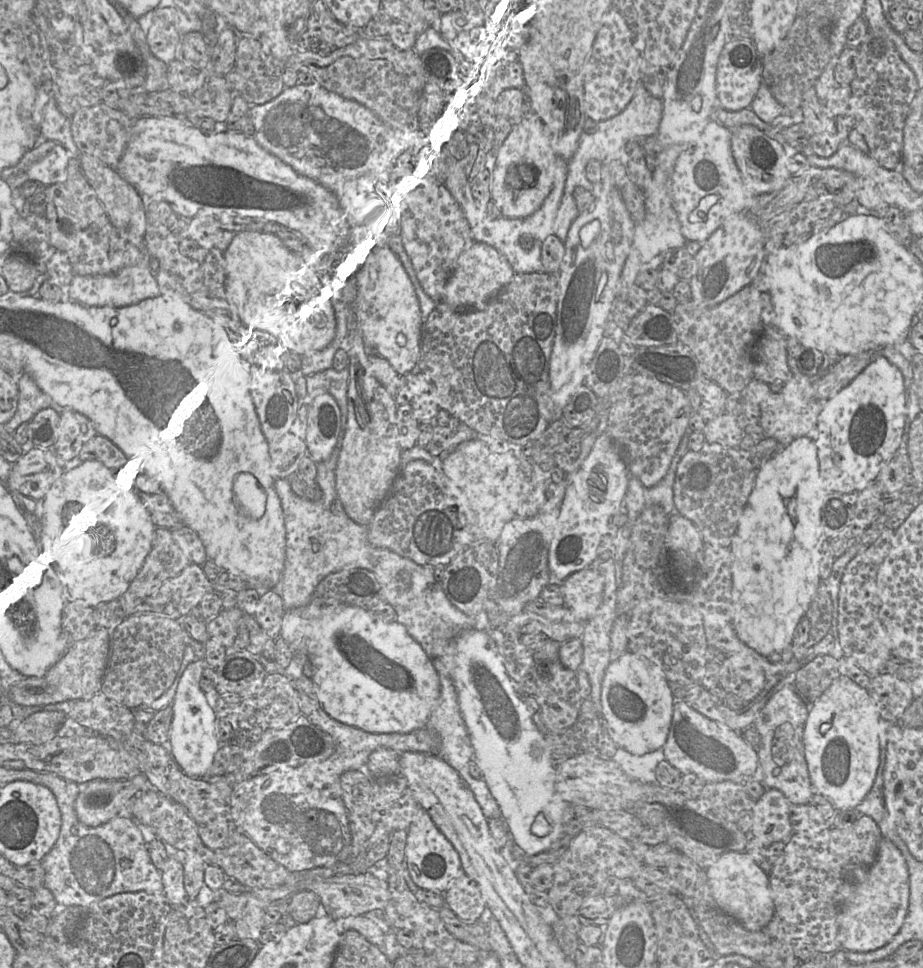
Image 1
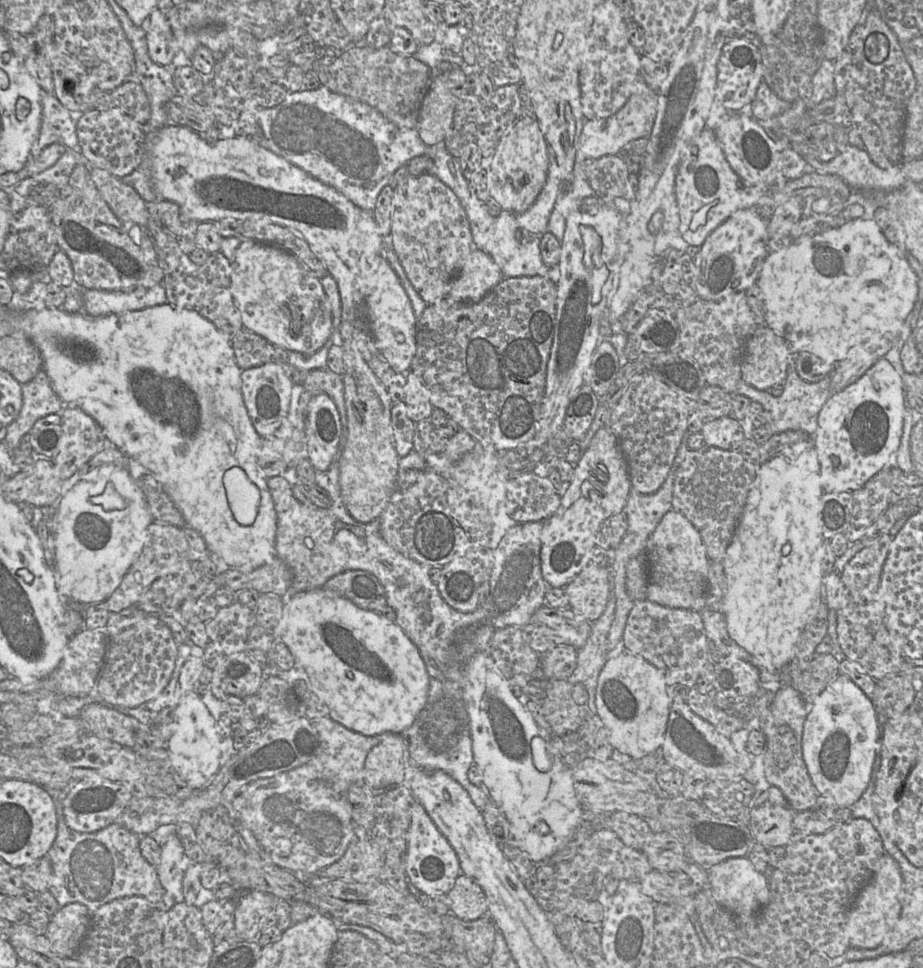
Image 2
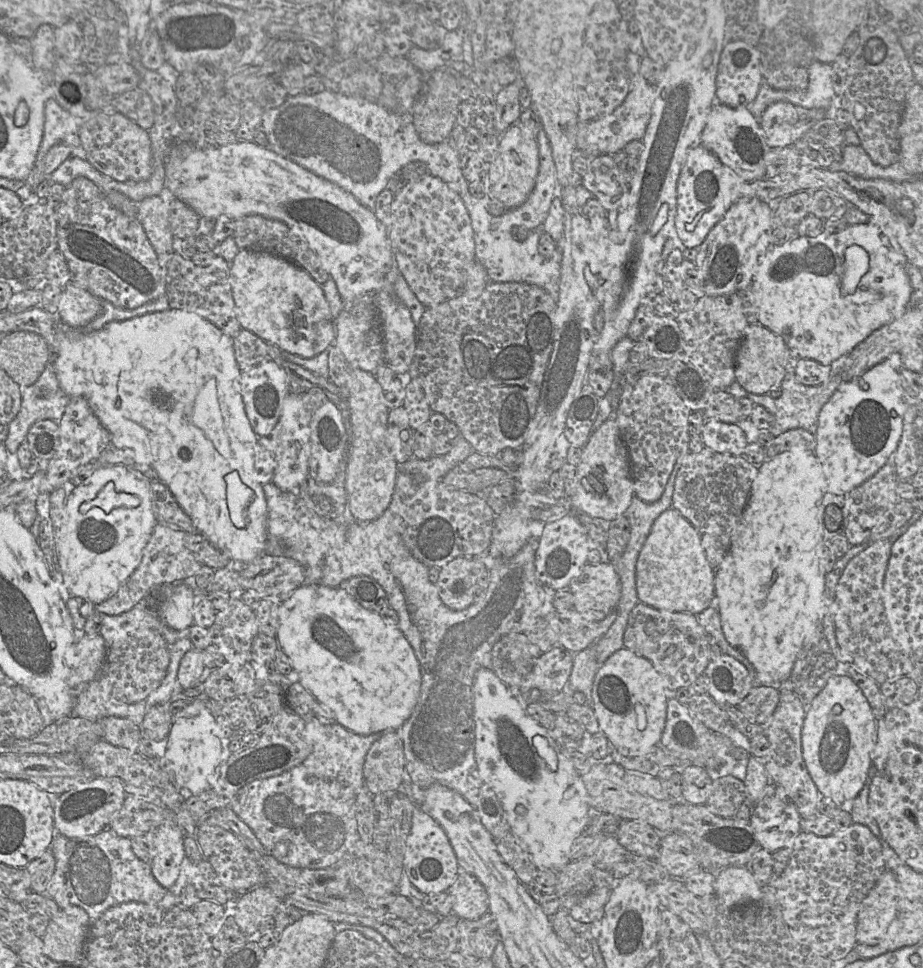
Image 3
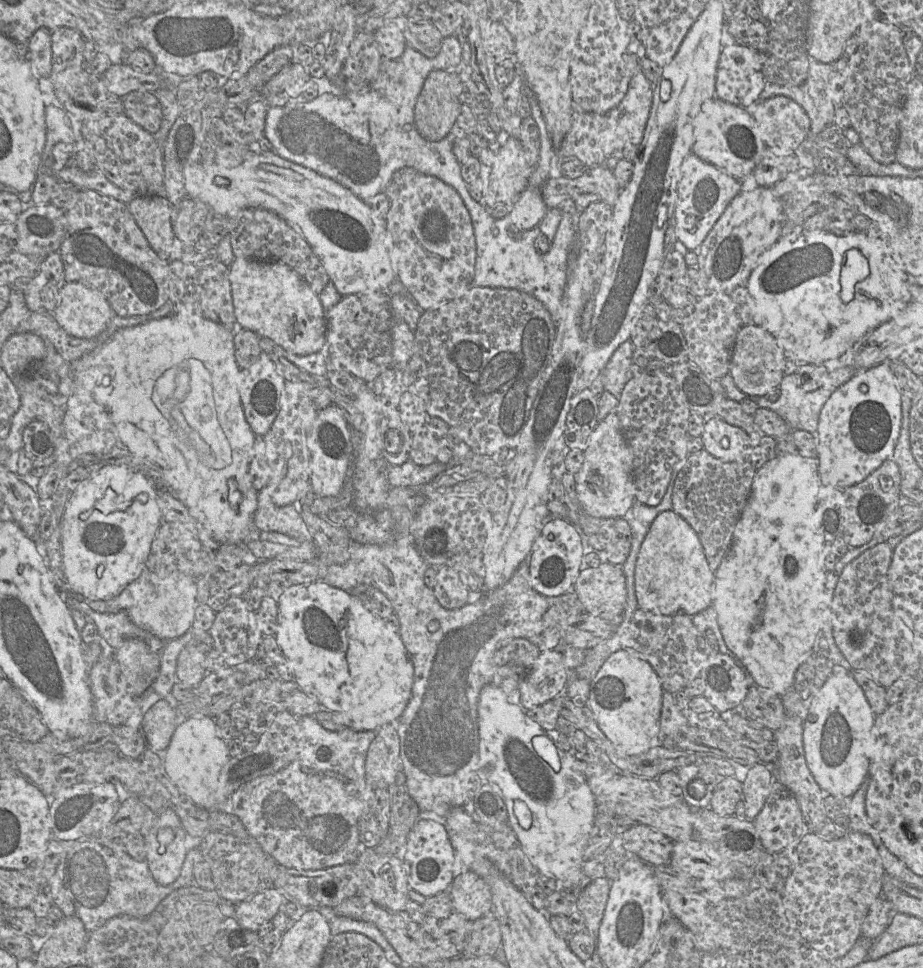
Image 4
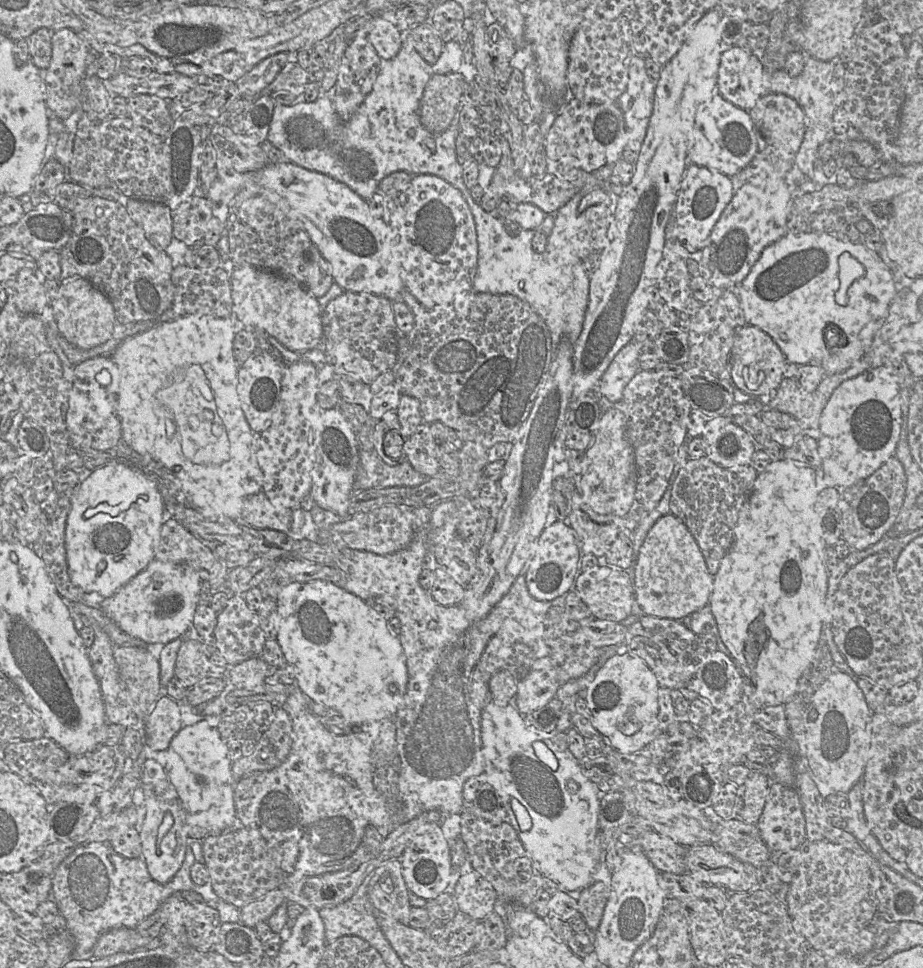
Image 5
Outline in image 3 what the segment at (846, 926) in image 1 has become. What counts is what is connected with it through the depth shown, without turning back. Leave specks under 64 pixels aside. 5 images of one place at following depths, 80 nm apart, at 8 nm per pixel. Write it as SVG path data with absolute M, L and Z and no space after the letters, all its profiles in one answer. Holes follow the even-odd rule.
M885 870L862 901L857 916L857 944L876 945L885 936L897 909L902 886L890 870Z

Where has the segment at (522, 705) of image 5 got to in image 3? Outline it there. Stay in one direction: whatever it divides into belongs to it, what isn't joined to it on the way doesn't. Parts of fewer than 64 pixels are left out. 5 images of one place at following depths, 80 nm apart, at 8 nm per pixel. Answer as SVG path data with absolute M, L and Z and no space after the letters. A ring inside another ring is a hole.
M561 646L543 652L532 670L520 684L522 693L533 688L547 692L560 692L569 680L574 654Z

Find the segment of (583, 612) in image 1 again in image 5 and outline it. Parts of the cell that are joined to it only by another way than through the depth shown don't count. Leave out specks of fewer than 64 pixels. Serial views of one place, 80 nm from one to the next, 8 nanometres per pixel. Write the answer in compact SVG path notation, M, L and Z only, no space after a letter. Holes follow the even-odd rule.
M597 565L576 576L576 592L598 620L622 622L635 602L627 569L611 565Z

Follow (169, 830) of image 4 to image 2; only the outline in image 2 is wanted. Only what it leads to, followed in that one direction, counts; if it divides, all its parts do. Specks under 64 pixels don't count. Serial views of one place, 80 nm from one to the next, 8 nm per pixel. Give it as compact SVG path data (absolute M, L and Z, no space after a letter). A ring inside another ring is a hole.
M172 833L161 846L161 860L156 871L165 893L170 894L177 903L184 901L182 882L188 864L184 860L184 850L178 836Z

